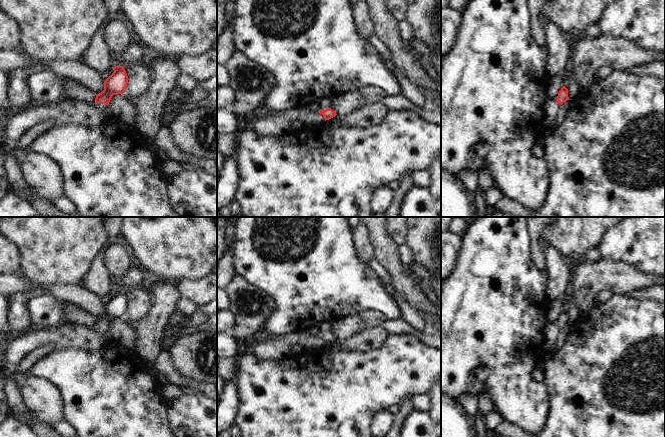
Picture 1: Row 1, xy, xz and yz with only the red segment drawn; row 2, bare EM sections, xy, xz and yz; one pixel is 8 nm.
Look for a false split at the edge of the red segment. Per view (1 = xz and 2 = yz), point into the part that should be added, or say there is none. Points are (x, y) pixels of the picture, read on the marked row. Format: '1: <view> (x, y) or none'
1: xz (325, 102)
2: yz (551, 107)

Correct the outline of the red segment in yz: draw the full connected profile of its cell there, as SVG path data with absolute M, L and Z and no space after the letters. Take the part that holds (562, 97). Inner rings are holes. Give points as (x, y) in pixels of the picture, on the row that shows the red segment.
M563 86L558 93L558 96L555 101L548 100L545 104L545 126L542 128L542 135L545 135L547 129L552 127L555 123L556 116L560 106L569 100L568 89Z

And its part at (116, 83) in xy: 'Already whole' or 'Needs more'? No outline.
Needs more.

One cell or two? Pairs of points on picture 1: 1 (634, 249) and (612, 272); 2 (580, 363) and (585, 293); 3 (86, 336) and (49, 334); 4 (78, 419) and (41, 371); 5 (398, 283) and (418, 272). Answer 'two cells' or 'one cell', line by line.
1: two cells
2: two cells
3: two cells
4: one cell
5: two cells

